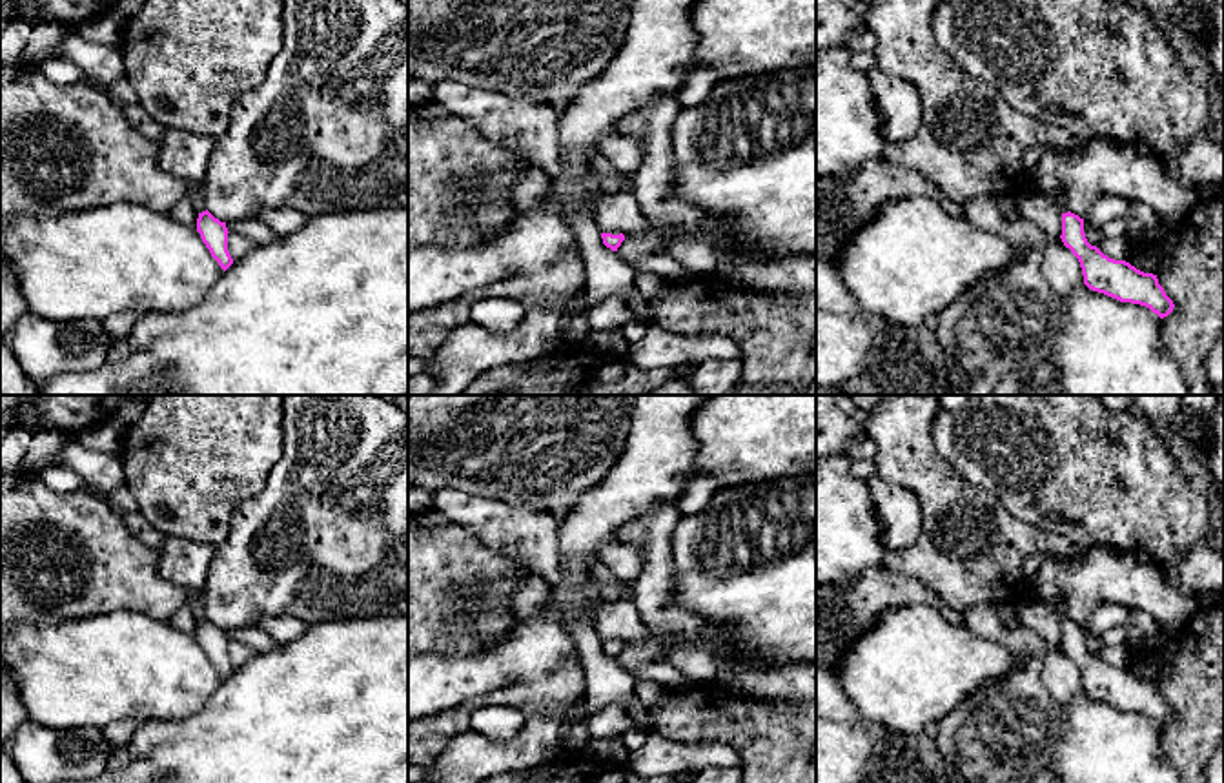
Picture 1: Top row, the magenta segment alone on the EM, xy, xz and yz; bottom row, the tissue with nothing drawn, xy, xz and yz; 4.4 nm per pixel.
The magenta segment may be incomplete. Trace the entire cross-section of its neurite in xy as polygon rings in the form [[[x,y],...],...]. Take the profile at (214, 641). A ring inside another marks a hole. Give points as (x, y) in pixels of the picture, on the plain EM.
[[[204,588],[188,590],[188,603],[193,606],[193,614],[199,619],[197,639],[202,650],[209,657],[211,665],[226,679],[233,666],[228,659],[228,636],[206,617],[206,597]]]

